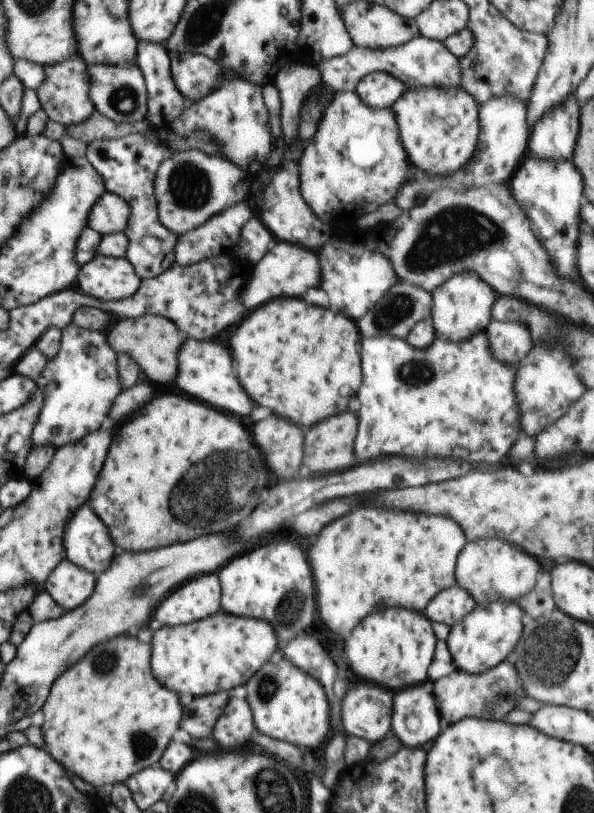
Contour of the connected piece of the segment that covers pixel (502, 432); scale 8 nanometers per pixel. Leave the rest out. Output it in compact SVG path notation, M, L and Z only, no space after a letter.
M486 332L460 343L435 338L433 344L424 349L416 349L405 339L390 336L362 338L360 344L364 382L358 390L360 426L353 445L358 462L384 456L406 456L412 460L448 456L498 464L506 458L506 450L510 451L520 436L514 370L492 358Z

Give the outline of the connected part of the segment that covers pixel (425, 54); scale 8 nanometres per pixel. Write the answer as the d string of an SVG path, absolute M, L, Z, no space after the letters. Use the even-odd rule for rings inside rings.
M418 36L406 44L394 48L372 50L356 47L343 56L316 65L322 84L336 91L353 92L360 80L370 72L381 71L394 76L407 88L461 88L462 68L460 60L453 56L443 42Z

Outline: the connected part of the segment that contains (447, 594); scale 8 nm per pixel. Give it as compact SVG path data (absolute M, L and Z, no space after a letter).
M453 585L428 602L424 616L428 616L428 620L432 622L442 622L452 627L467 616L468 612L472 612L474 606L476 602L472 596L459 585Z

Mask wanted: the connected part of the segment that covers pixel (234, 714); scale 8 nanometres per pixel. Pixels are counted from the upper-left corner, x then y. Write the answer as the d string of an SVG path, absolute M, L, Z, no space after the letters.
M230 696L222 716L214 726L211 738L214 738L220 747L232 750L236 746L249 745L254 729L253 715L248 702Z

